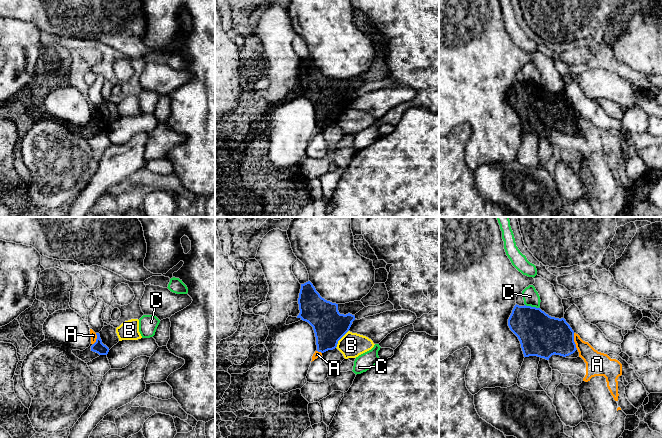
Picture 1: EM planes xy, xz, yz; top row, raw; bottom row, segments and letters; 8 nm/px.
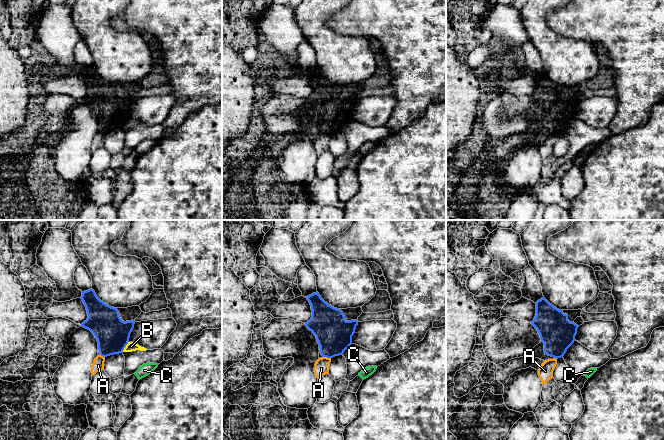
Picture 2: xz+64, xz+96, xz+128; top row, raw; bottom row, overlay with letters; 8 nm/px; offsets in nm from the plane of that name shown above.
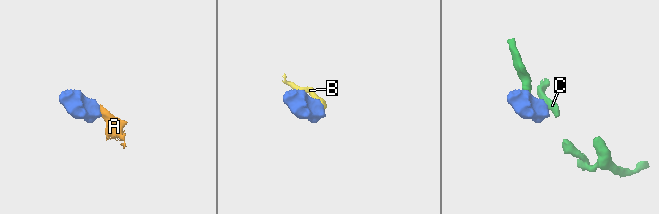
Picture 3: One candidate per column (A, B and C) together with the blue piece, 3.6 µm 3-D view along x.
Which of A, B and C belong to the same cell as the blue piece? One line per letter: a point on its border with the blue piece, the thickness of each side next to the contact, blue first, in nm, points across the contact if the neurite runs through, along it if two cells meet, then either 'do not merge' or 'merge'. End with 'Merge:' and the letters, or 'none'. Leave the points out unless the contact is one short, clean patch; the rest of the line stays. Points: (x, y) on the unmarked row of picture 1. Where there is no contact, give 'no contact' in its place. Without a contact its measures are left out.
A: meets blue in yz at (573, 117); 340 nm thick on the blue side, 180 nm on the other; runs through yz (543, 112), (573, 117), (596, 138); merge
B: meets blue in xz at (340, 114); 260 nm thick on the blue side, 200 nm on the other; border along xz (348, 106), (335, 123); do not merge
C: meets blue in yz at (532, 83); 340 nm thick on the blue side, 130 nm on the other; border along yz (525, 80), (538, 84); do not merge
Merge: A

